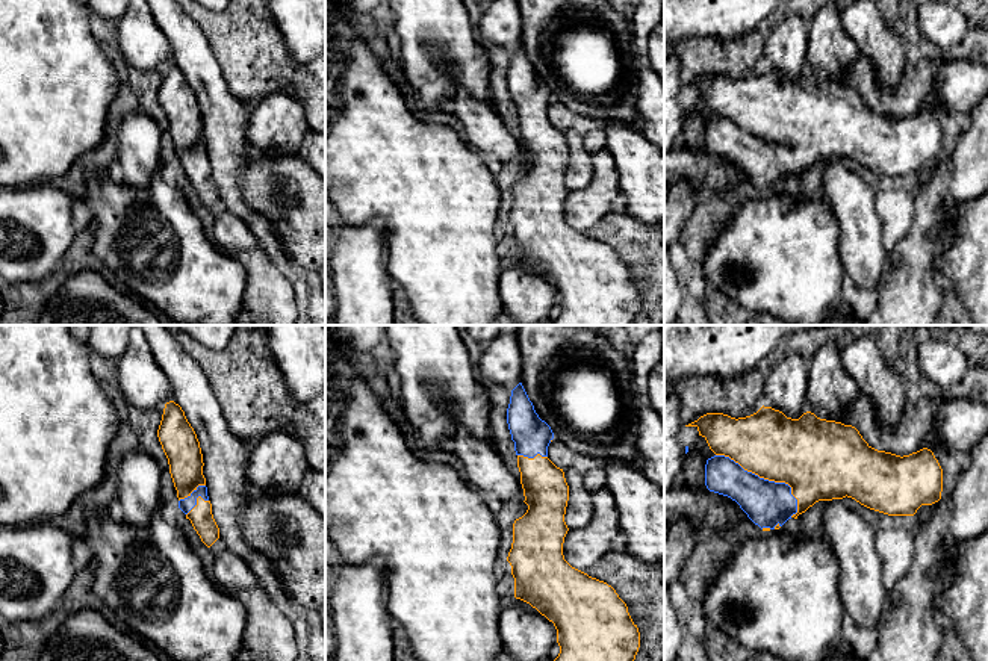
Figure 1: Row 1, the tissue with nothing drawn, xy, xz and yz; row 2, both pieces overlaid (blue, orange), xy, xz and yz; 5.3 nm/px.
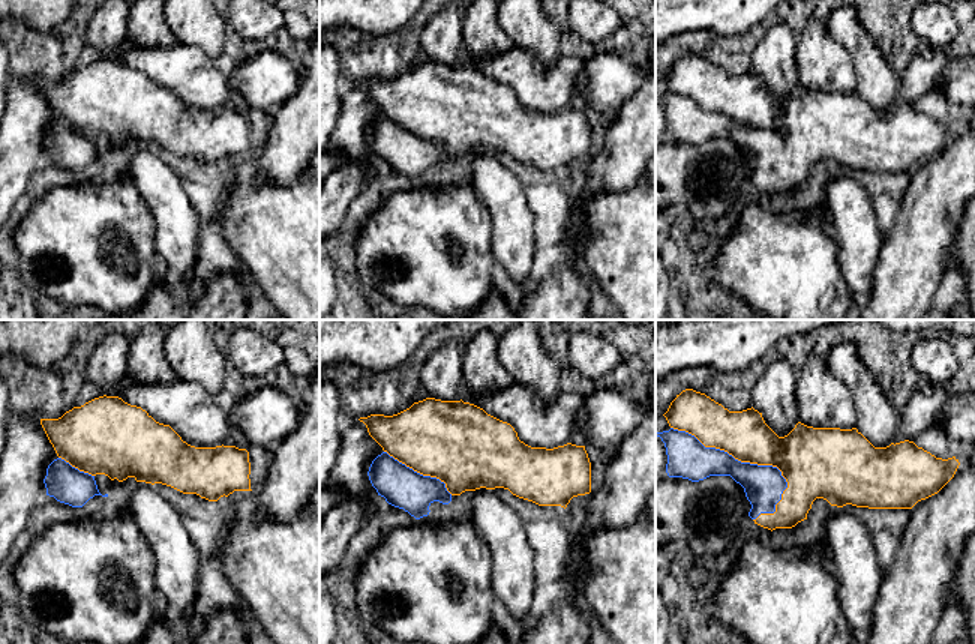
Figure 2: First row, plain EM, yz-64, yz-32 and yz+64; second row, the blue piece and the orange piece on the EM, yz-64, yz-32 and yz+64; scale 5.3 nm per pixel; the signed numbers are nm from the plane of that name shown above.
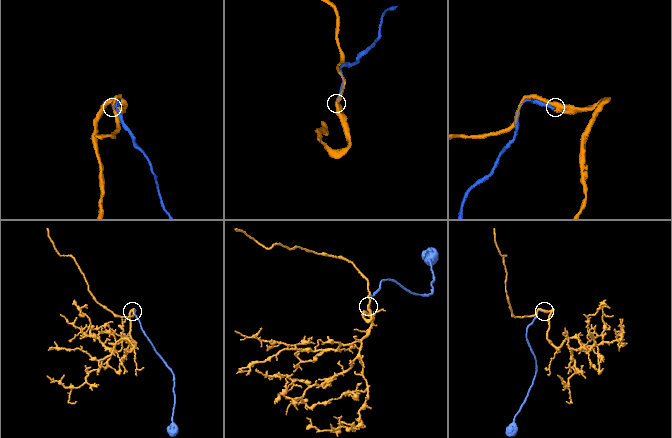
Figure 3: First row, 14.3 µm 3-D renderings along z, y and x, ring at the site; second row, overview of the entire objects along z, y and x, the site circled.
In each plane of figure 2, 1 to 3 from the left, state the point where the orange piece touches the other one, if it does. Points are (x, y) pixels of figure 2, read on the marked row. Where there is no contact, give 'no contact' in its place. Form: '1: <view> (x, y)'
1: yz-64 (77, 469)
2: yz-32 (419, 473)
3: yz+64 (746, 463)

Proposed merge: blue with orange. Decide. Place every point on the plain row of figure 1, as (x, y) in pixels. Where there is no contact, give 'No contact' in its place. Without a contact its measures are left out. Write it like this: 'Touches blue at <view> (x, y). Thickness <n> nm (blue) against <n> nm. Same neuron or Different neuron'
Touches blue at yz (766, 141). Thickness 240 nm (blue) against 380 nm. Same neuron

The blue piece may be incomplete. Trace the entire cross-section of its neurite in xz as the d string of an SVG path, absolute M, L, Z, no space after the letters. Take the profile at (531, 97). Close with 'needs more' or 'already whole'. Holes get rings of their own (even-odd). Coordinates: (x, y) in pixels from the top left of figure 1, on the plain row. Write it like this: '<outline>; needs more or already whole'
M522 44L511 51L507 85L517 116L524 163L528 166L527 174L513 185L513 204L507 218L514 239L514 259L530 265L554 284L560 307L555 325L634 325L640 293L626 265L611 247L572 228L564 221L569 147L563 130L548 119L554 94L536 74Z; needs more

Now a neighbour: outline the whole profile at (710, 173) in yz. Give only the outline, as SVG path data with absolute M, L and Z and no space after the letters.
M676 145L664 156L664 203L670 189L679 182L688 182L704 197L725 191L732 201L735 200L734 186L744 180L747 175L735 162L710 151L699 154Z

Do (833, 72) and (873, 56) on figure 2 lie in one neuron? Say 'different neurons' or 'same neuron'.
same neuron

